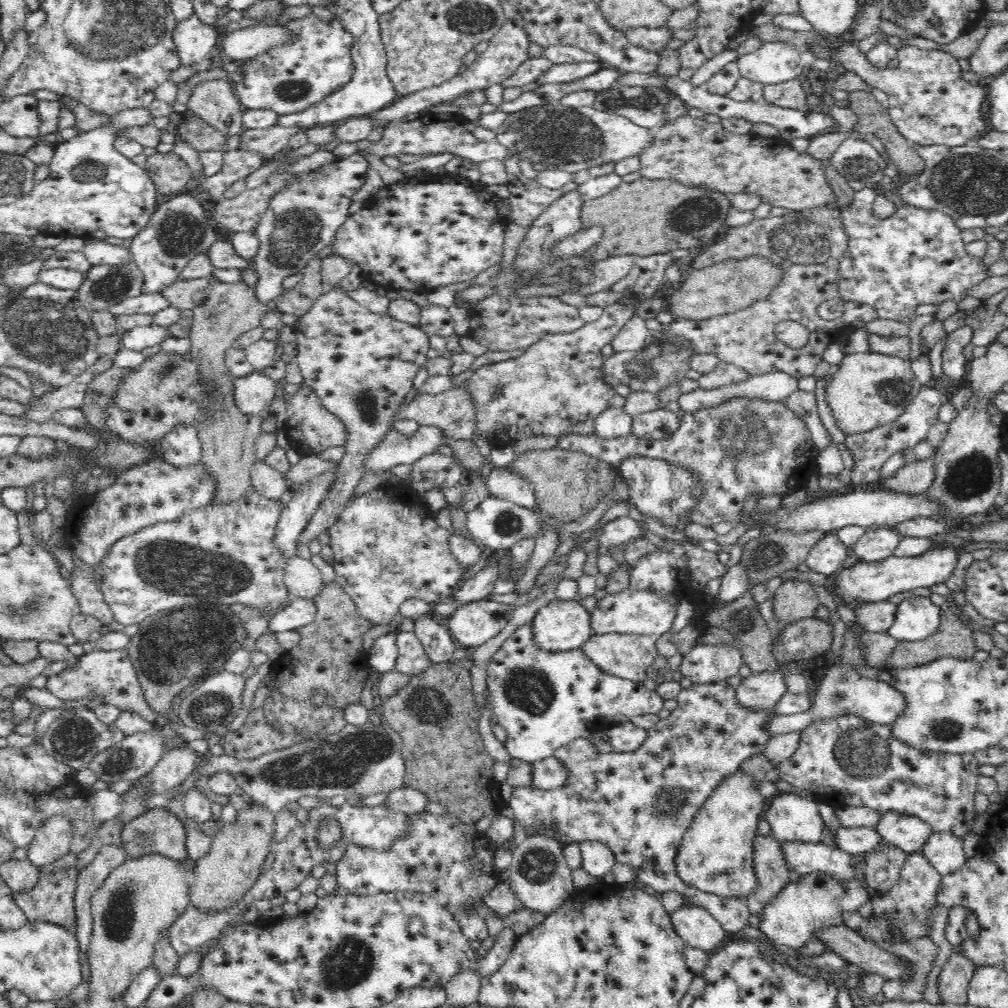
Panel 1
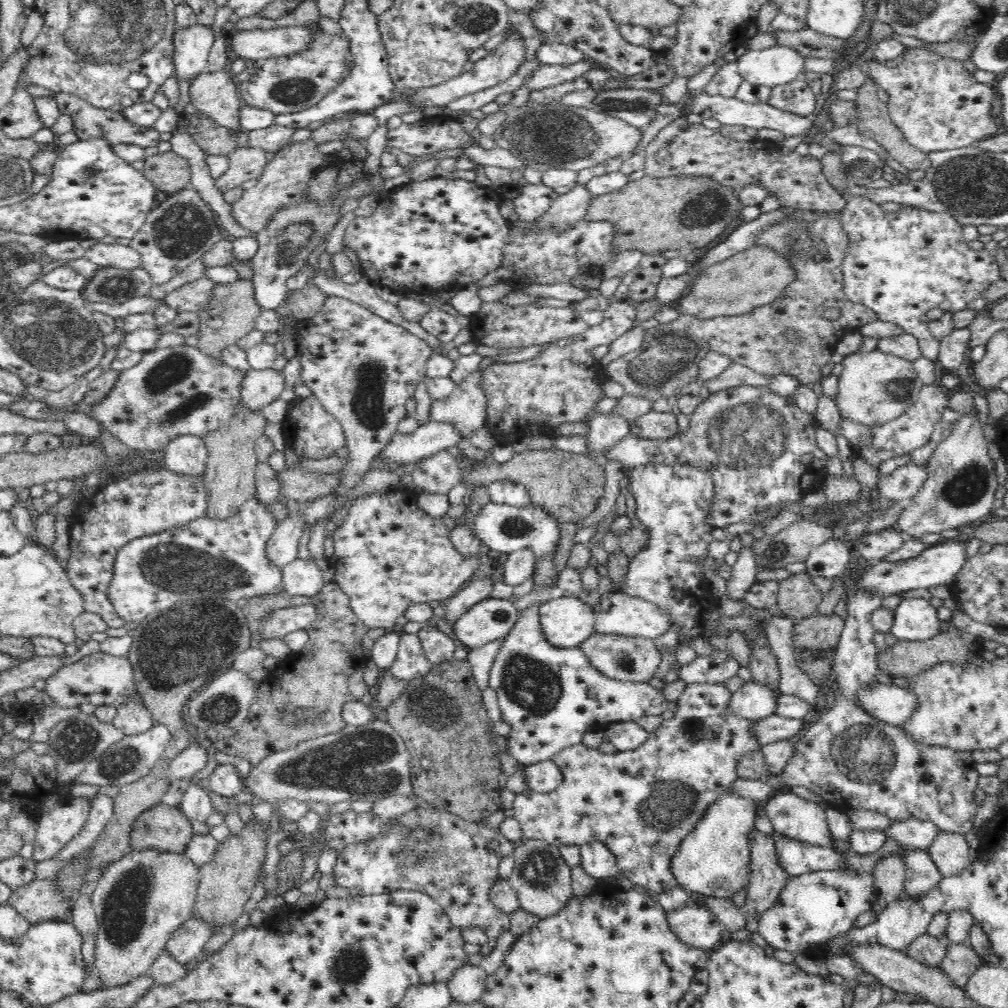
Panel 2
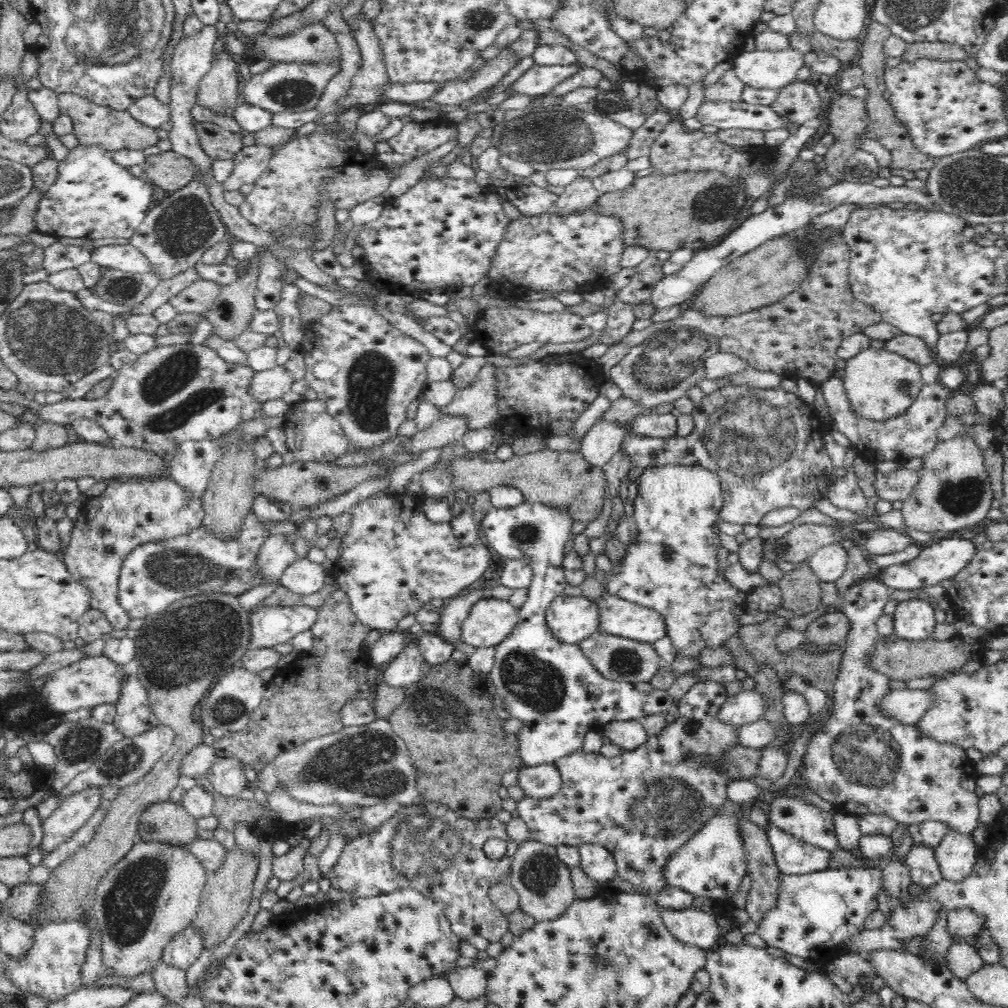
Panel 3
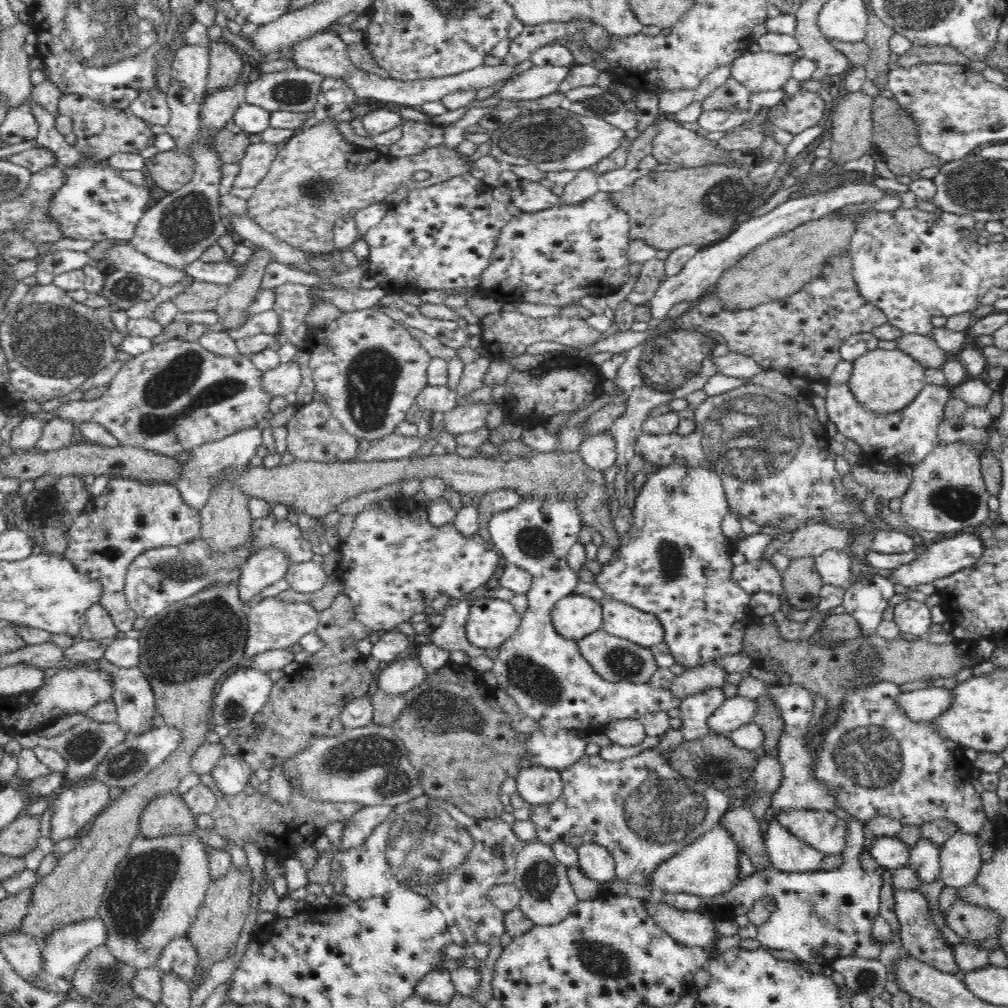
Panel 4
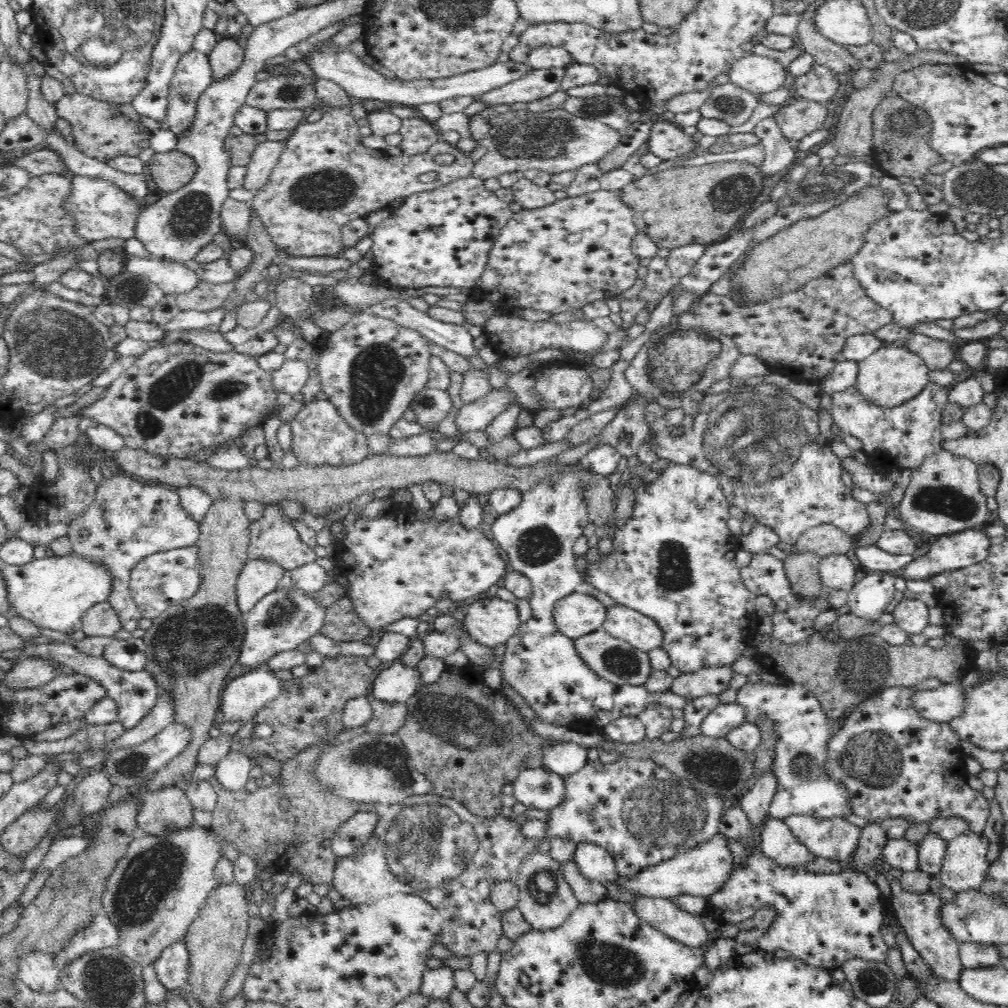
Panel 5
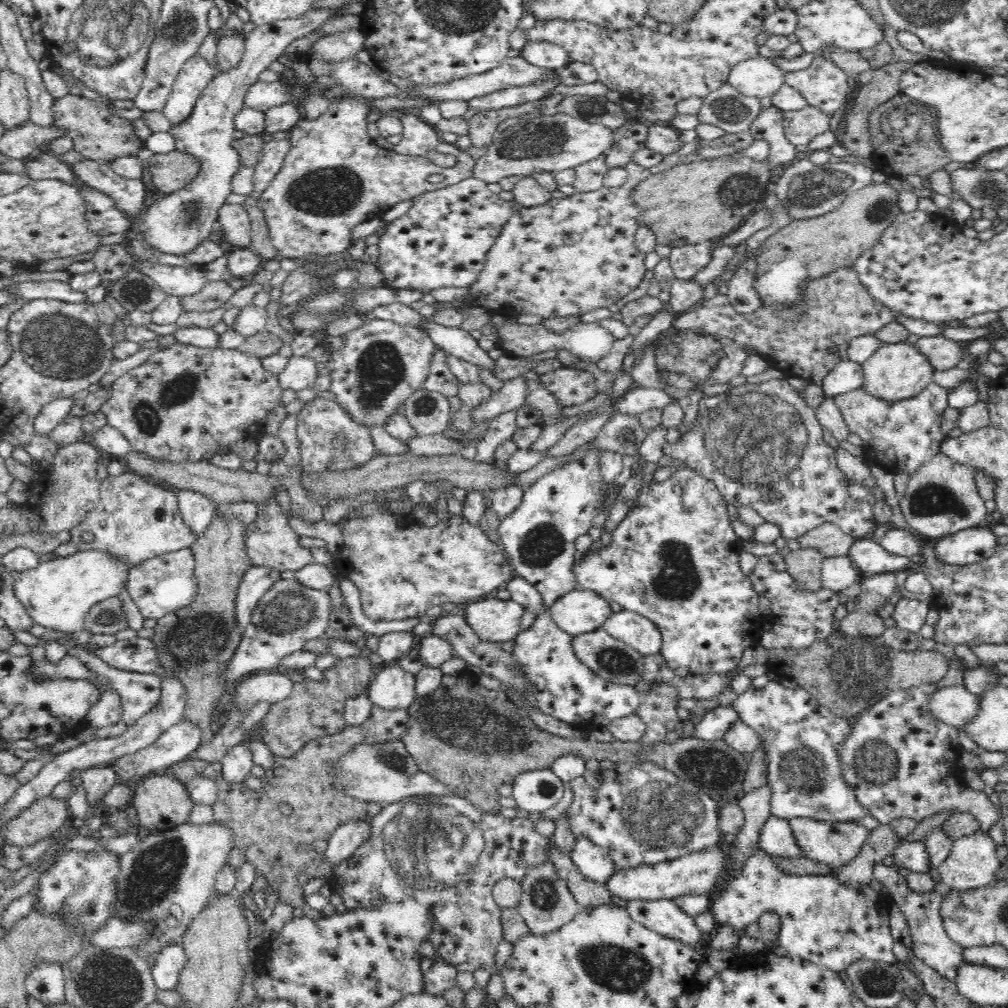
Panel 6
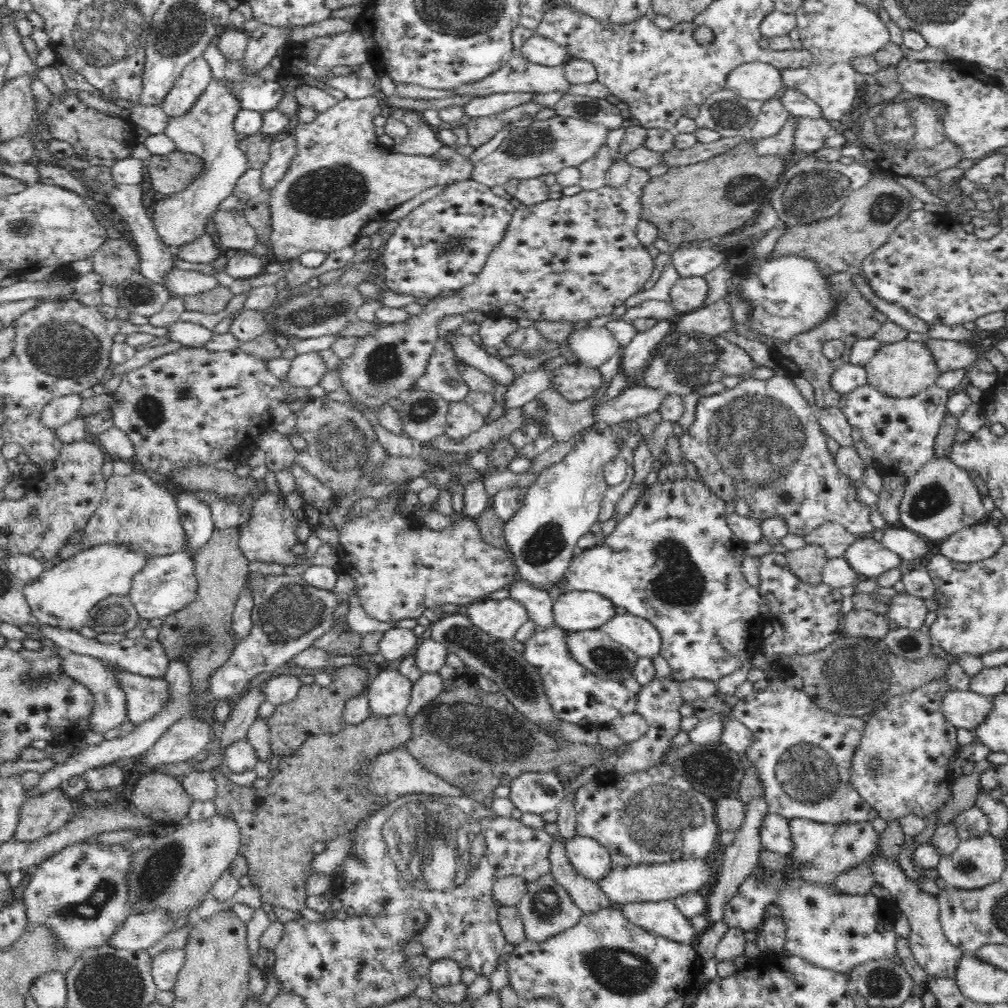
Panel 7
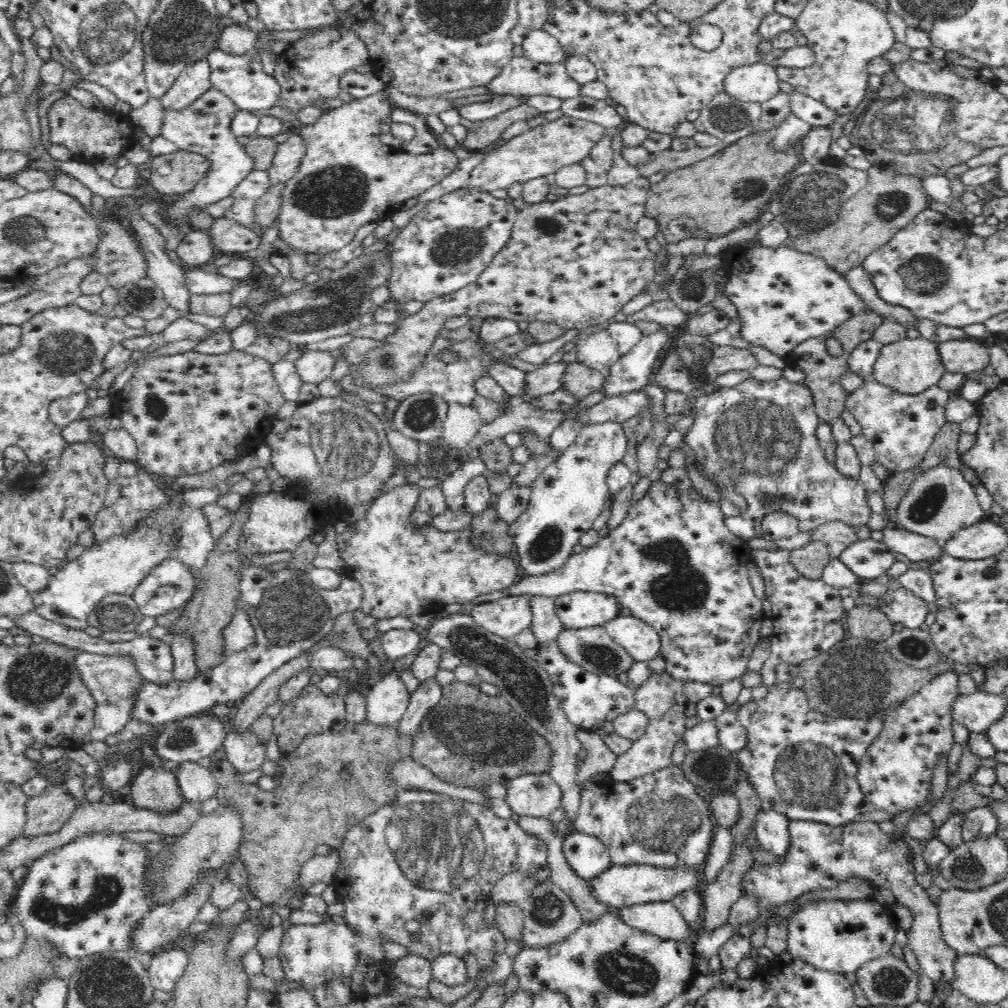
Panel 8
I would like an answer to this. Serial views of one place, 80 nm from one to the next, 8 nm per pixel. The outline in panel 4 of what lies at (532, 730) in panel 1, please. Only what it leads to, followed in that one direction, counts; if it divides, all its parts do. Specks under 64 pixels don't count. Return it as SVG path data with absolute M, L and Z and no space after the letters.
M524 498L511 509L495 511L487 525L491 544L500 556L532 574L526 594L527 609L512 636L498 647L492 669L498 682L496 689L504 690L516 702L518 712L538 724L538 730L527 735L525 742L530 765L562 772L585 754L586 740L578 738L576 732L594 734L616 720L639 720L649 713L679 708L681 700L670 690L655 688L649 682L608 682L584 658L577 641L565 640L553 629L549 617L552 607L564 596L573 594L579 581L566 560L582 528L575 504Z

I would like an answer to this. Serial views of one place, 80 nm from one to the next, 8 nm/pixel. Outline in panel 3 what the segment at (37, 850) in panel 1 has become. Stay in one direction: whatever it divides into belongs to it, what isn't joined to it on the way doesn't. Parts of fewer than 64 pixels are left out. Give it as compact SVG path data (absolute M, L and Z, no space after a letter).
M101 787L85 788L62 798L59 807L42 824L44 836L39 845L42 857L56 850L85 826L101 800Z

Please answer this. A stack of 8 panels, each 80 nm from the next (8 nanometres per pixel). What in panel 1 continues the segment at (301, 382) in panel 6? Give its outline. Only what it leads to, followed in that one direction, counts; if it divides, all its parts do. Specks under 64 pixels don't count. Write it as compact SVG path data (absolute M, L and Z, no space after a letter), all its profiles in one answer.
M255 370L248 376L237 378L234 402L244 416L260 415L275 399L276 390L276 382Z

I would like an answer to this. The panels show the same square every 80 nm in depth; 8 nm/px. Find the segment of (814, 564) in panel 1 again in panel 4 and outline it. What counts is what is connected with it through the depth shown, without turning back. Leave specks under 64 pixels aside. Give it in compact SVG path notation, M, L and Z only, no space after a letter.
M826 549L813 559L823 584L846 588L853 581L850 579L852 562L845 550Z

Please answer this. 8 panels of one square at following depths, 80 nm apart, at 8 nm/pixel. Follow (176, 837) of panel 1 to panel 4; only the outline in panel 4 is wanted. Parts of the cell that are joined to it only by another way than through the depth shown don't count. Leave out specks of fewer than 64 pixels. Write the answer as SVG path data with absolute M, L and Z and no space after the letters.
M177 793L152 798L143 809L139 825L141 837L148 840L165 837L192 837L197 830L196 817Z

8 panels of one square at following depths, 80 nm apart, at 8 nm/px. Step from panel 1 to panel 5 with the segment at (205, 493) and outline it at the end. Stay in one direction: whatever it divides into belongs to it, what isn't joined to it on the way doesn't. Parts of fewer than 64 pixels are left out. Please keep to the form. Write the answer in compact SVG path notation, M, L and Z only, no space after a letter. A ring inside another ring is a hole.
M120 474L101 481L94 502L82 513L82 522L72 519L68 527L71 554L91 560L111 576L111 589L105 601L116 613L121 628L130 632L138 628L142 618L129 593L132 567L149 554L196 545L200 534L200 525L194 515L182 506L177 488L147 485L134 477ZM80 528L86 528L90 534L82 536L78 533Z

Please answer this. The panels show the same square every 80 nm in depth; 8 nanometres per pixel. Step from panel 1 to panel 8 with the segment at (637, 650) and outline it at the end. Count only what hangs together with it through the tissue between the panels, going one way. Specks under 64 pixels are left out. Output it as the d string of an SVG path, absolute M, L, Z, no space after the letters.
M603 625L580 630L563 629L557 638L562 653L594 675L616 678L622 672L628 672L635 662L626 648L614 642Z

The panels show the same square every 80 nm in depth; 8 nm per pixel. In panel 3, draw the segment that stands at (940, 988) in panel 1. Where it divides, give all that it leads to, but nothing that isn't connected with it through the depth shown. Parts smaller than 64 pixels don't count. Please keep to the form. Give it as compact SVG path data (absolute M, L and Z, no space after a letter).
M954 942L945 954L945 965L955 978L966 982L982 966L984 959L966 942Z

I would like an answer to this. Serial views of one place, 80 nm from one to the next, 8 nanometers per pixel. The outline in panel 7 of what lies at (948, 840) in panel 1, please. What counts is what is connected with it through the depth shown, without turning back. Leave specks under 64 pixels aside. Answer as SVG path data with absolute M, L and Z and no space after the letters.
M989 833L974 838L960 839L959 844L950 856L941 857L937 864L938 876L949 887L957 889L979 889L1001 879L1007 867L1005 859L1005 841L991 836Z

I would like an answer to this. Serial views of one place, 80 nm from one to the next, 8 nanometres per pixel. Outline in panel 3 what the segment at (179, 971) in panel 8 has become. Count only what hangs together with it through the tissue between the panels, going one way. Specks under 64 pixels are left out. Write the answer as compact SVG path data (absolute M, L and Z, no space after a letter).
M190 923L183 931L175 934L174 938L166 945L161 960L186 971L194 964L204 949L202 929L196 927L194 923Z

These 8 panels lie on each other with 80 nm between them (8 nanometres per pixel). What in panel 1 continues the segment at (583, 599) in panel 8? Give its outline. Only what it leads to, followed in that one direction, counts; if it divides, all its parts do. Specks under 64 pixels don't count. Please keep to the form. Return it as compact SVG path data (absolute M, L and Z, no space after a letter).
M552 600L531 620L536 648L559 653L580 649L593 635L590 613L578 600Z

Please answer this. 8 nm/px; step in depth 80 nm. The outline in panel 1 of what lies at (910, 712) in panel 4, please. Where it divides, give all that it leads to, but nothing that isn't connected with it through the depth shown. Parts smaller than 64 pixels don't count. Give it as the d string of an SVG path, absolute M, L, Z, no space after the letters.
M814 582L812 588L817 594L819 603L824 608L828 608L828 612L830 612L828 619L832 623L833 639L829 649L832 652L832 664L830 664L828 672L826 672L826 676L820 680L820 684L816 688L816 694L812 696L813 702L810 709L798 714L777 714L769 723L769 732L771 734L768 736L786 734L786 732L802 732L816 722L830 721L847 715L852 715L852 717L862 719L866 723L873 725L892 726L892 722L900 716L901 710L904 709L904 698L895 689L892 689L892 686L888 685L888 683L862 677L857 670L848 667L848 663L843 659L844 636L846 635L847 624L838 613L838 603L825 587L818 586Z

